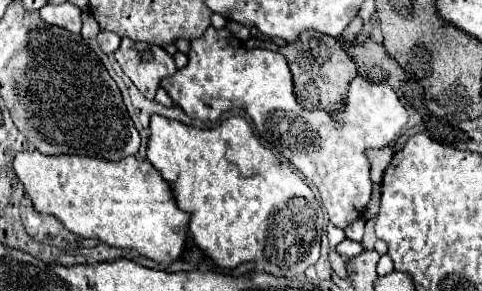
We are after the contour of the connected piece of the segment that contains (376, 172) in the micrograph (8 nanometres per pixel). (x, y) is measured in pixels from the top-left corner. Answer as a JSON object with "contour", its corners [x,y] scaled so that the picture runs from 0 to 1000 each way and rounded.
{"contour":[[[778,515],[778,529],[761,522],[761,543],[770,557],[770,612],[774,612],[774,625],[790,632],[795,625],[795,591],[811,564],[815,515]]]}

